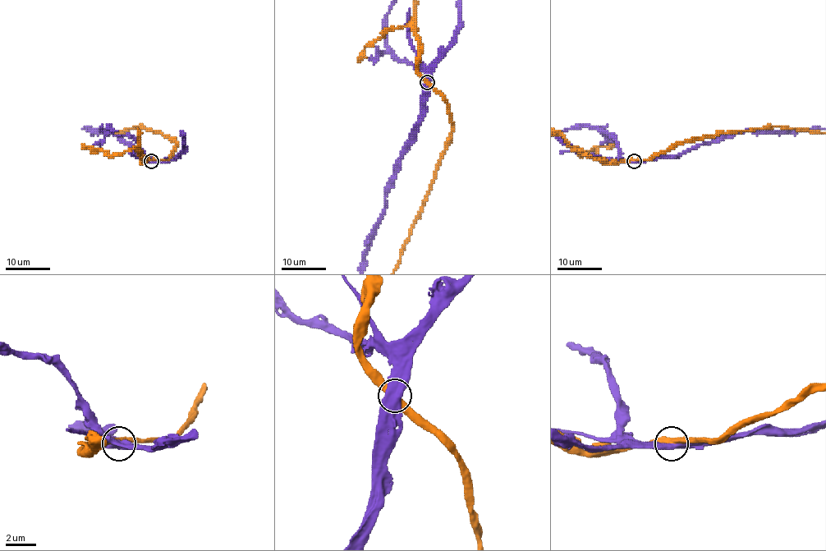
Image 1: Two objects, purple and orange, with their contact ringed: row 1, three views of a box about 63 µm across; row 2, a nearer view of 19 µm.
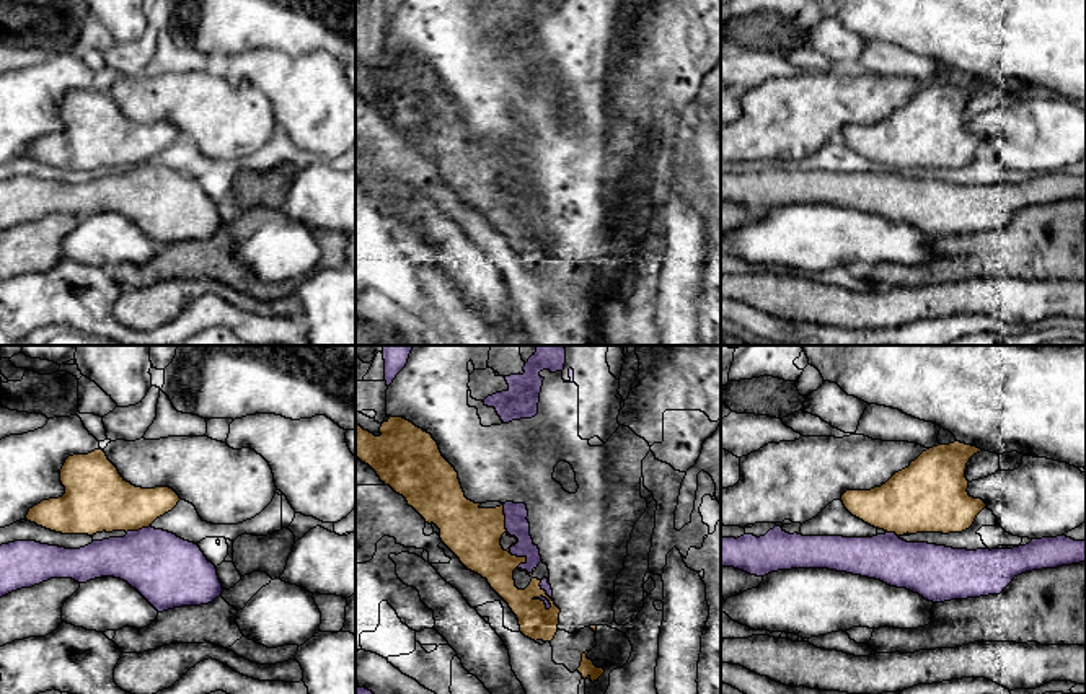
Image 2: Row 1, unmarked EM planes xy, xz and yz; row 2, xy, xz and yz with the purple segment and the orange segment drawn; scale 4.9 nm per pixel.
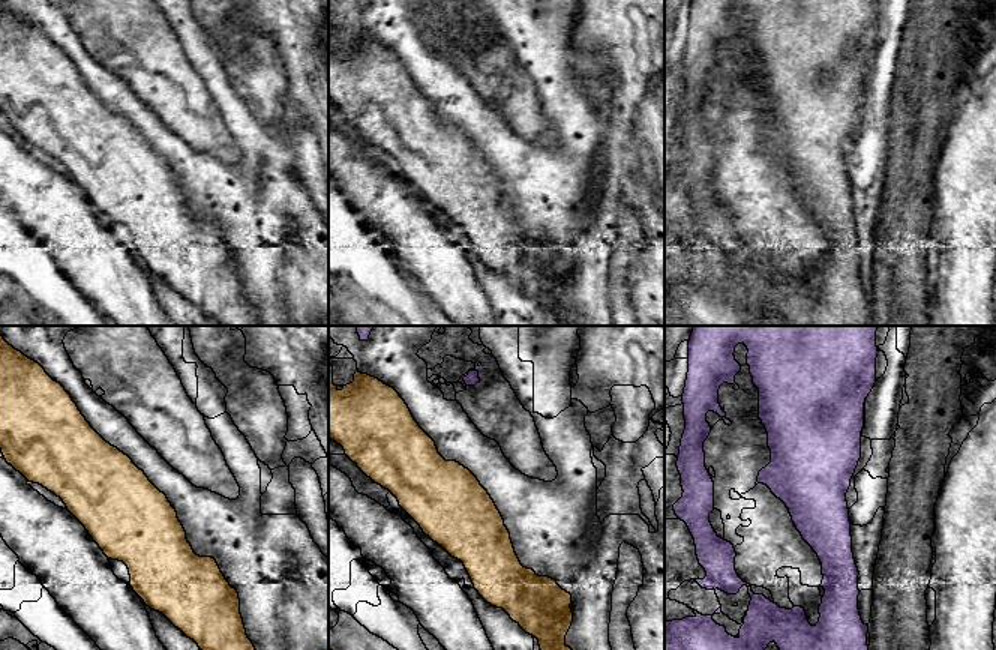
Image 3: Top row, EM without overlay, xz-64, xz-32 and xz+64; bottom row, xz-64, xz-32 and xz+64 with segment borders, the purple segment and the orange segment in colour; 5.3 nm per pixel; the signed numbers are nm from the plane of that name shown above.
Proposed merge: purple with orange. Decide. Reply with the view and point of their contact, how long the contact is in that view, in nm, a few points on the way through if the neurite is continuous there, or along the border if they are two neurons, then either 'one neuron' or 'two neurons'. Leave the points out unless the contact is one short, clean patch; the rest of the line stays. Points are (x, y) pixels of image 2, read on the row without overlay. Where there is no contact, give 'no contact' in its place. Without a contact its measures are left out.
xz (512, 181) | 380 nm | two neurons

